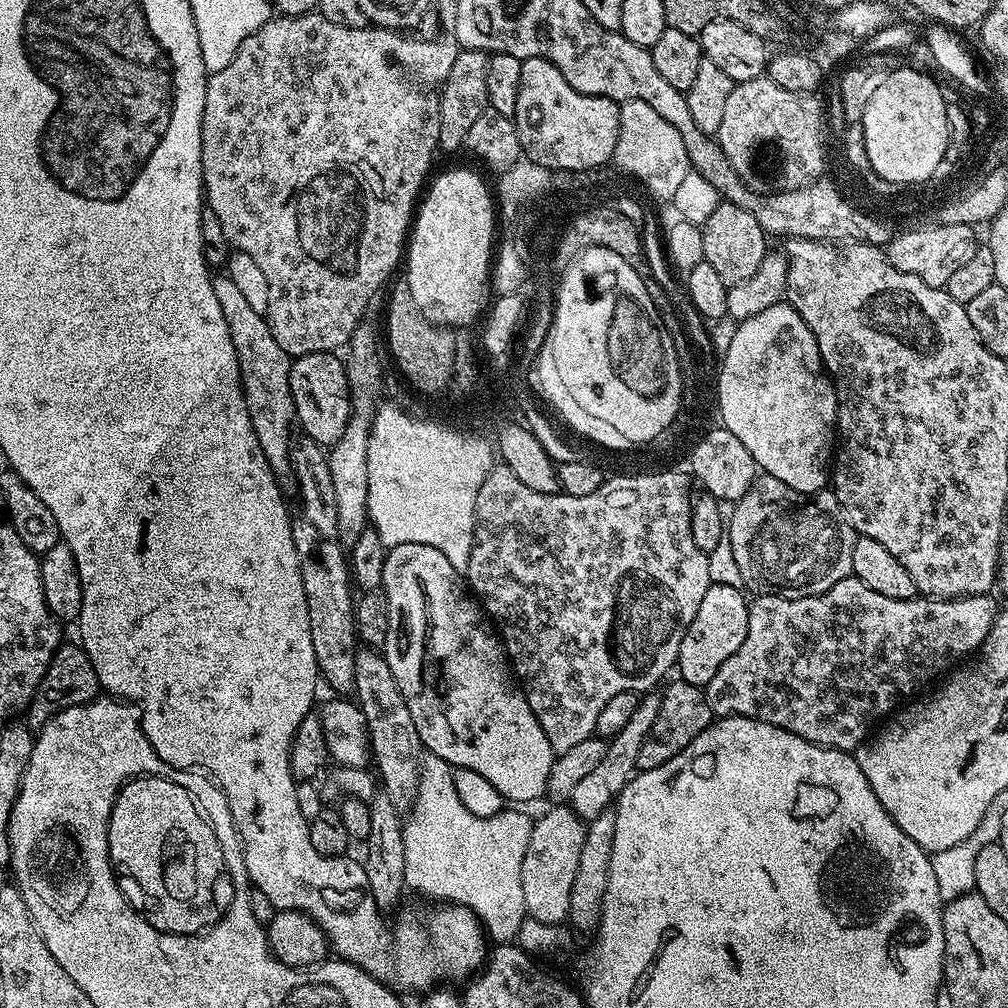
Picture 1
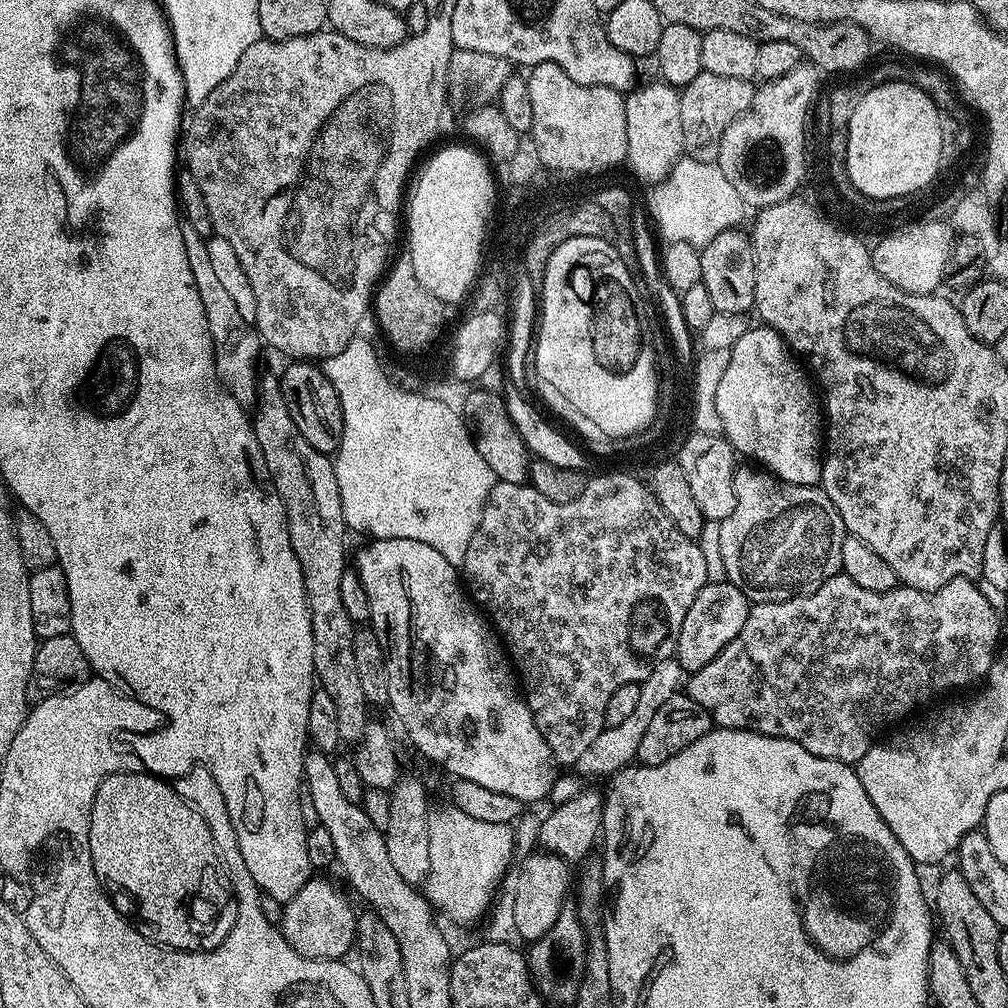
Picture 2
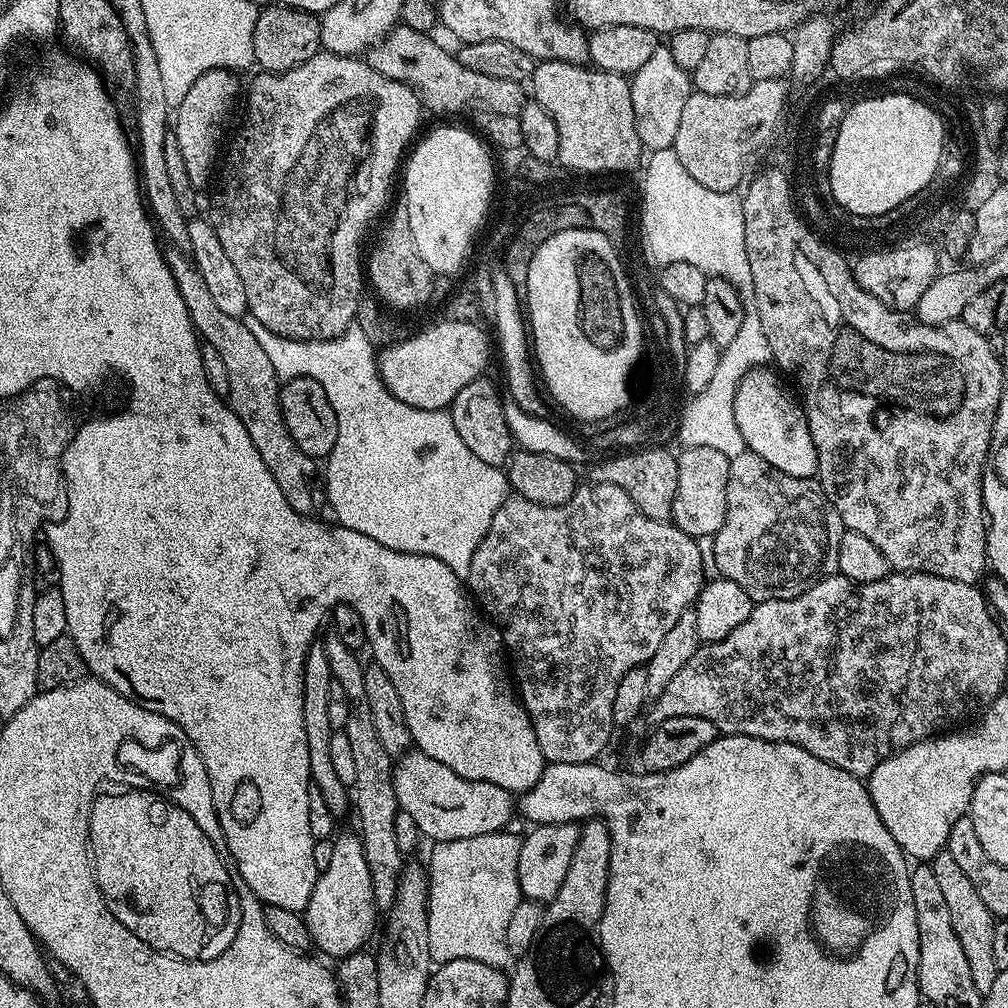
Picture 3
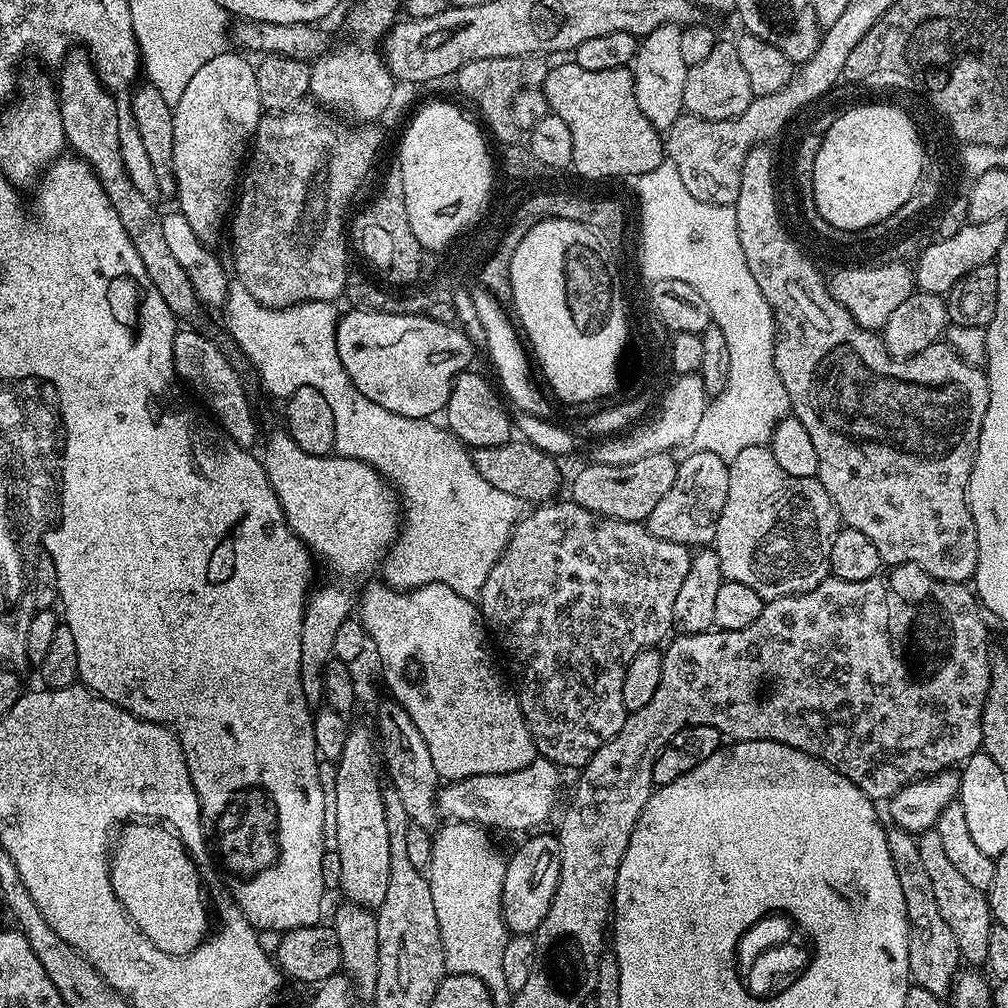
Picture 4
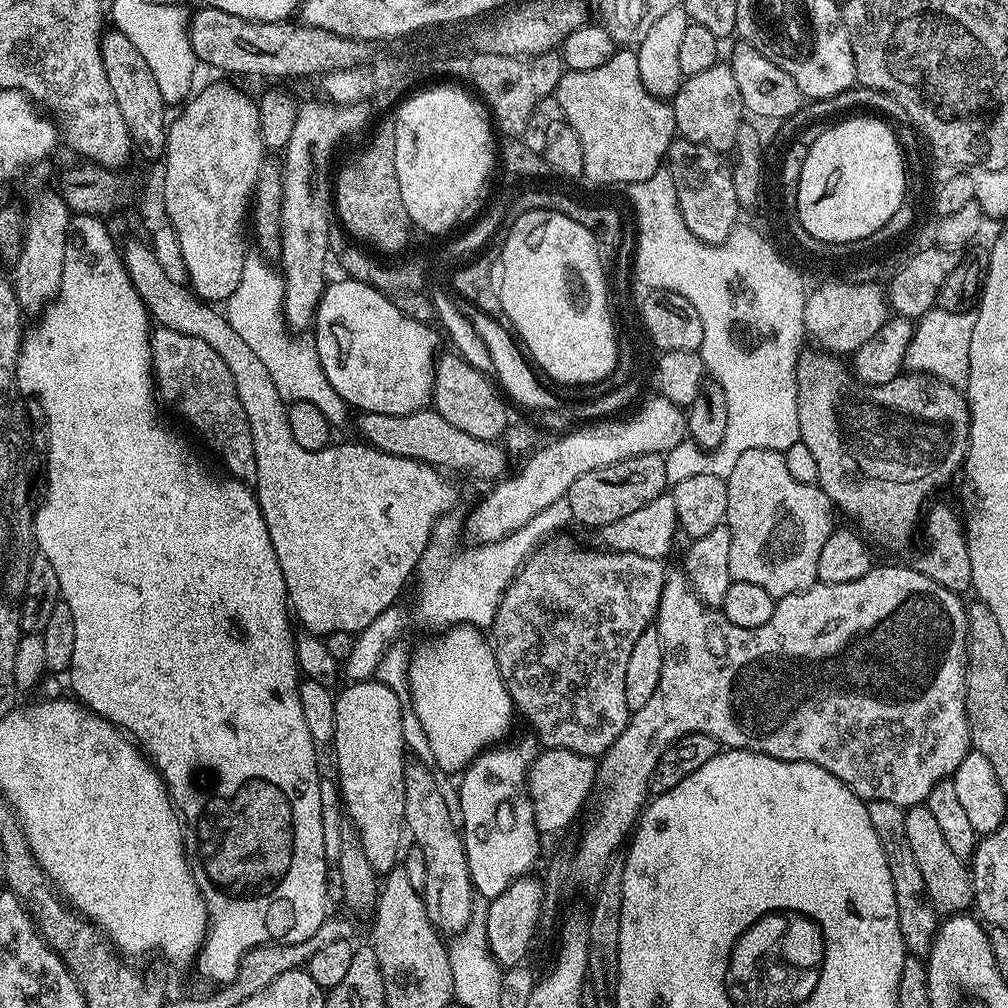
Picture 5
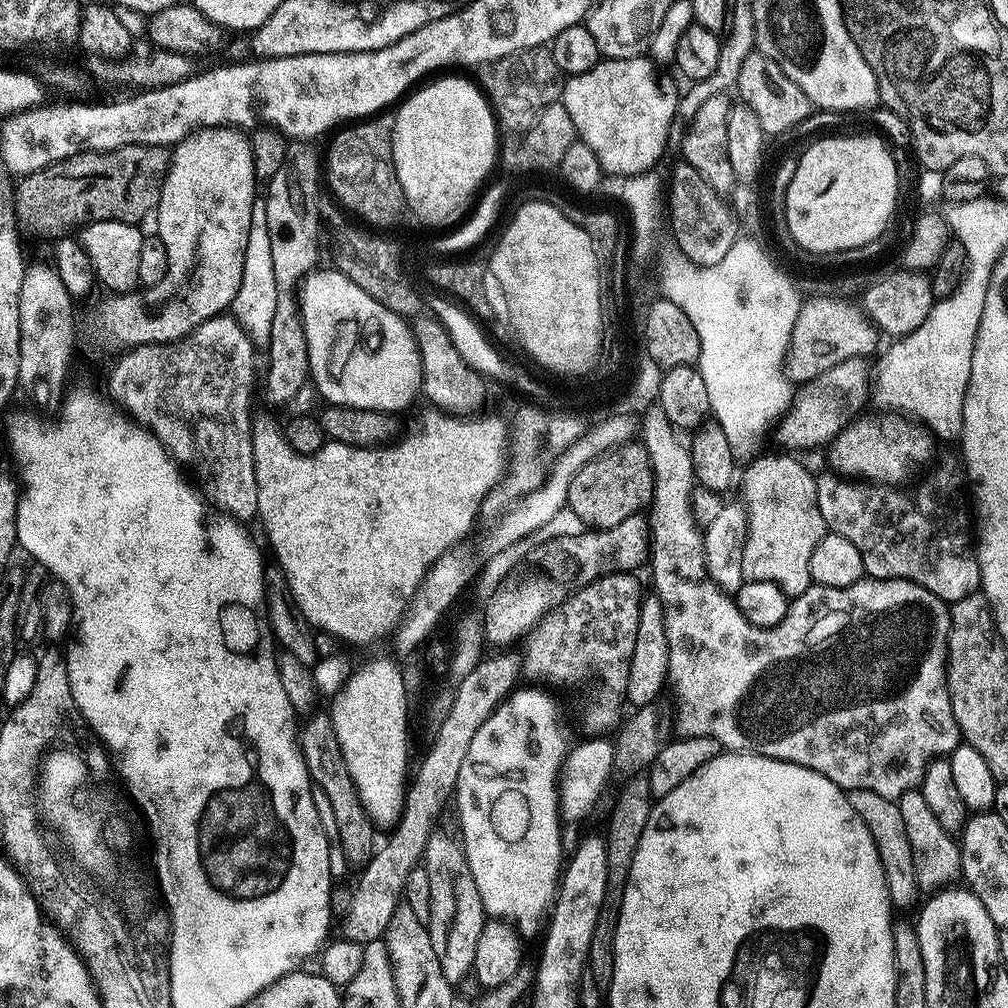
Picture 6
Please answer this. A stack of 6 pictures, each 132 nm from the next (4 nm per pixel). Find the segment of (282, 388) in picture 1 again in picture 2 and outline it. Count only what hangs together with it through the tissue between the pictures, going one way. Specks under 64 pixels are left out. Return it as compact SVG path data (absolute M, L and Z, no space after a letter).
M190 227L184 228L184 246L186 248L186 258L190 258L190 274L194 274L194 286L198 286L198 298L202 298L202 310L206 310L206 322L210 326L210 338L212 339L212 349L216 359L216 373L222 382L222 386L234 397L245 410L251 409L255 405L258 395L258 371L256 372L256 359L260 356L262 341L253 325L248 324L242 314L238 314L238 306L234 306L234 301L219 282L218 277L210 262L210 250L205 237L200 236Z

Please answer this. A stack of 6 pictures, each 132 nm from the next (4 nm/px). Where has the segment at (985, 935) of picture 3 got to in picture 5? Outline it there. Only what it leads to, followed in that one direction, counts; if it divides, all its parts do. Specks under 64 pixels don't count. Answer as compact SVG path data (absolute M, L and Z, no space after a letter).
M917 806L905 811L906 842L910 842L910 850L914 850L914 858L918 861L918 870L922 870L922 878L926 881L926 894L934 910L944 918L953 914L964 914L967 908L973 907L972 877L969 865L946 842L942 830L934 814L926 806Z

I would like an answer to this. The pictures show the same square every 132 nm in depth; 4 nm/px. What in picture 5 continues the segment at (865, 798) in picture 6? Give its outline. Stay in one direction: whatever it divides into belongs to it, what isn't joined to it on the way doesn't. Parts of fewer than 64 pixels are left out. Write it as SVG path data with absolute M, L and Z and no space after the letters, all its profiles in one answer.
M881 800L867 801L867 806L874 834L878 834L878 842L882 842L882 854L886 854L886 866L890 866L890 878L894 882L894 902L898 902L898 926L904 935L907 955L912 958L927 957L936 937L938 913L928 901L922 870L918 870L918 861L914 858L914 850L910 850L910 842L906 842L905 809L894 806L894 802Z

